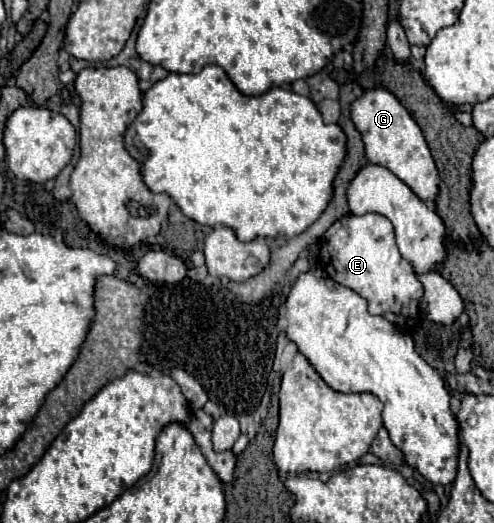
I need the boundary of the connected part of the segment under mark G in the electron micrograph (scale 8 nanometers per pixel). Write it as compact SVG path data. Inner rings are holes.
M386 88L366 90L360 98L352 102L350 116L358 132L362 134L368 162L382 164L394 172L402 182L406 182L420 200L434 200L438 194L438 170L430 156L428 144L408 114L408 110L398 102L398 98Z

